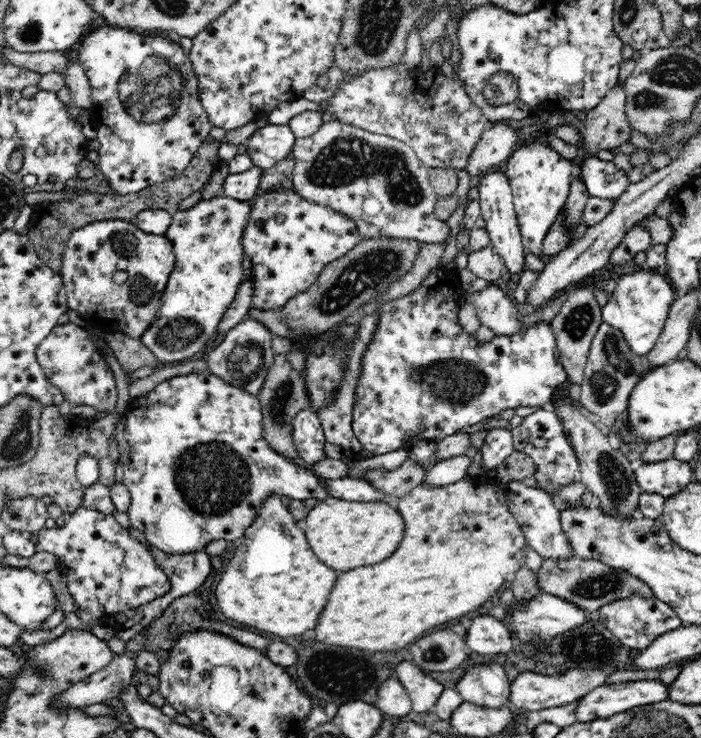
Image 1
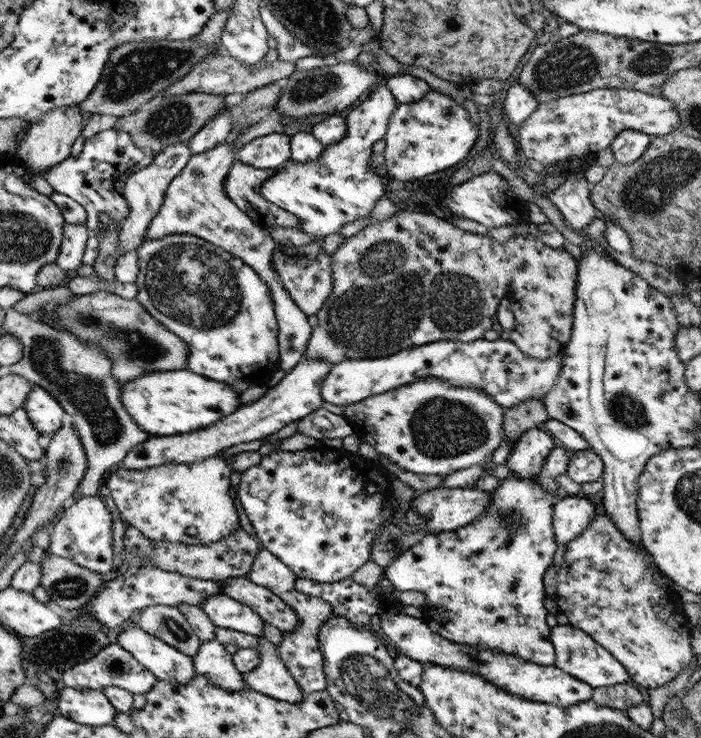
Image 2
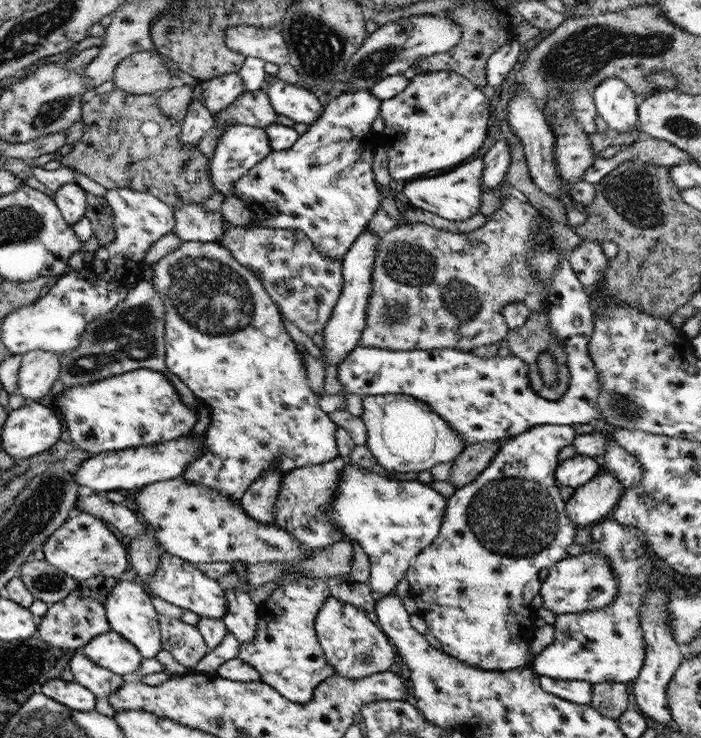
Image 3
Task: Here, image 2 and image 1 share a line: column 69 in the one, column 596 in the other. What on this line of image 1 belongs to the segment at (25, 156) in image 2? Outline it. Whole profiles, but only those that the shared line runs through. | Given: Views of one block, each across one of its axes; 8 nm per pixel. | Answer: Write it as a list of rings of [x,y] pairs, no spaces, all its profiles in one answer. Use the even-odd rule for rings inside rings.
[[[618,84],[600,99],[585,116],[585,133],[580,145],[586,154],[597,154],[599,149],[616,150],[628,142],[631,124],[626,116],[625,84]]]

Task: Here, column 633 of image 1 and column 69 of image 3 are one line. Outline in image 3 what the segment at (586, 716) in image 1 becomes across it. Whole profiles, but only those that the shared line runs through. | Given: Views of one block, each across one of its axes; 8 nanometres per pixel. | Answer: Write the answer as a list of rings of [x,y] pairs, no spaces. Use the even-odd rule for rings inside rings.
[[[60,678],[59,680],[49,680],[41,686],[41,692],[47,698],[51,698],[71,710],[77,710],[77,712],[91,712],[95,706],[94,694],[75,681],[65,681]]]

